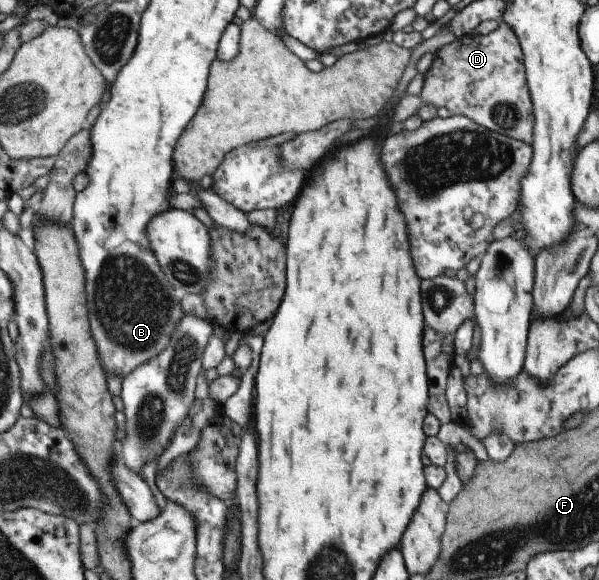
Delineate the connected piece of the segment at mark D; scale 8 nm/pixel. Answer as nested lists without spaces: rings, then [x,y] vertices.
[[[499,21],[486,35],[470,34],[455,38],[433,53],[417,96],[404,93],[397,99],[392,120],[404,121],[418,108],[430,103],[445,107],[451,115],[463,115],[482,128],[530,144],[533,139],[532,104],[527,88],[523,55],[512,29]]]

